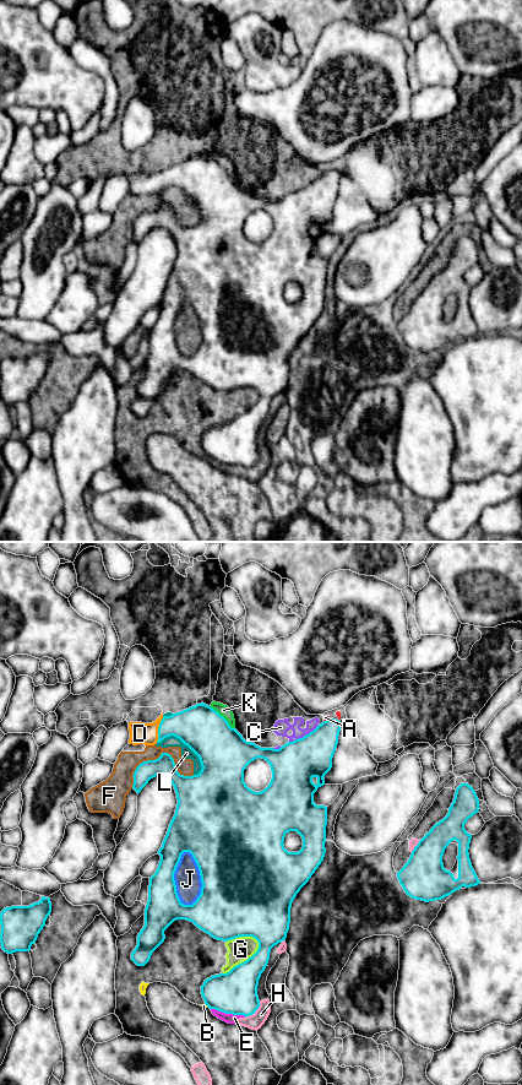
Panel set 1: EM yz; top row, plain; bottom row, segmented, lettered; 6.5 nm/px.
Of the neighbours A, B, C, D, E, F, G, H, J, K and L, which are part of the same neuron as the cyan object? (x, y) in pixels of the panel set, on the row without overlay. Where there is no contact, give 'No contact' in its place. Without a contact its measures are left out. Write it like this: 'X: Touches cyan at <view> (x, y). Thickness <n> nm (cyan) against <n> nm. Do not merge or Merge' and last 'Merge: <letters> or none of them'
A: Touches cyan at yz (327, 171). Thickness 260 nm (cyan) against 30 nm. Do not merge
B: Touches cyan at yz (206, 455). Thickness 280 nm (cyan) against 20 nm. Do not merge
C: Touches cyan at yz (304, 186). Thickness 300 nm (cyan) against 100 nm. Do not merge
D: Touches cyan at yz (158, 180). Thickness 280 nm (cyan) against 140 nm. Merge
E: Touches cyan at yz (228, 464). Thickness 280 nm (cyan) against 60 nm. Do not merge
F: Touches cyan at yz (159, 207). Thickness 170 nm (cyan) against 140 nm. Do not merge
G: Touches cyan at yz (248, 410). Thickness 280 nm (cyan) against 160 nm. Do not merge
H: Touches cyan at yz (254, 462). Thickness 280 nm (cyan) against 100 nm. Do not merge
J: Touches cyan at yz (201, 327). Thickness 500 nm (cyan) against 170 nm. Do not merge
K: Touches cyan at yz (223, 168). Thickness 320 nm (cyan) against 80 nm. Do not merge
L: Touches cyan at yz (185, 195). Thickness 320 nm (cyan) against 80 nm. Do not merge
Merge: D

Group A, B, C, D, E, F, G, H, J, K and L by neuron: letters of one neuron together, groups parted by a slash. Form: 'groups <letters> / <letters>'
groups A B C E F G H J K L / D

